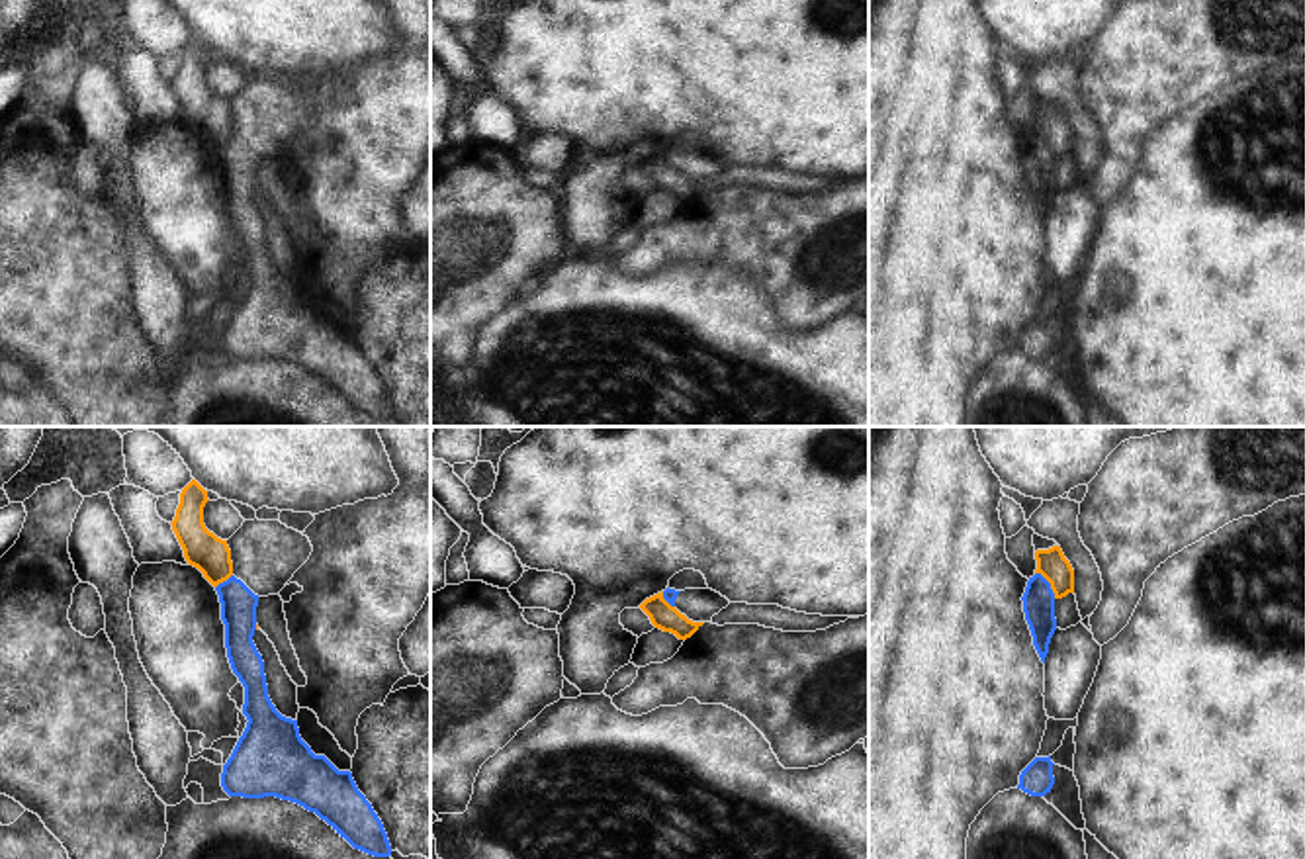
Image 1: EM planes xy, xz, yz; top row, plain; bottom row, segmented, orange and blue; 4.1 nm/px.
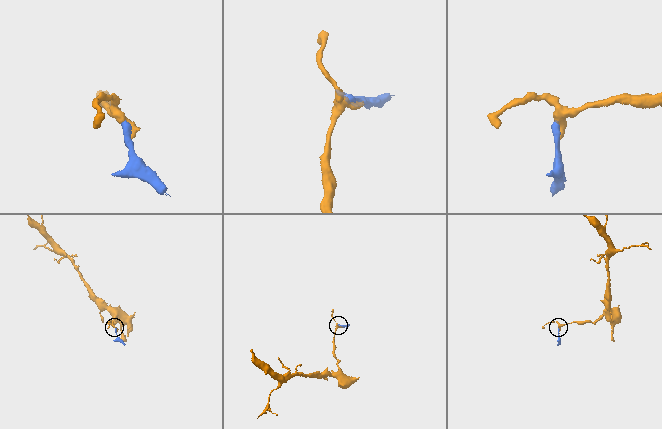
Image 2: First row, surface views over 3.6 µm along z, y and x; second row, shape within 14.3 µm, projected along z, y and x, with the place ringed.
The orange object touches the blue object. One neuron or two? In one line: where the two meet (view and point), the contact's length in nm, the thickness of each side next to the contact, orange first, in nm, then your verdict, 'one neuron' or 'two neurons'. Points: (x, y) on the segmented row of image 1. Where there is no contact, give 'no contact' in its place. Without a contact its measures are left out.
yz (1049, 582) | 140 nm | 120/130 nm | two neurons

